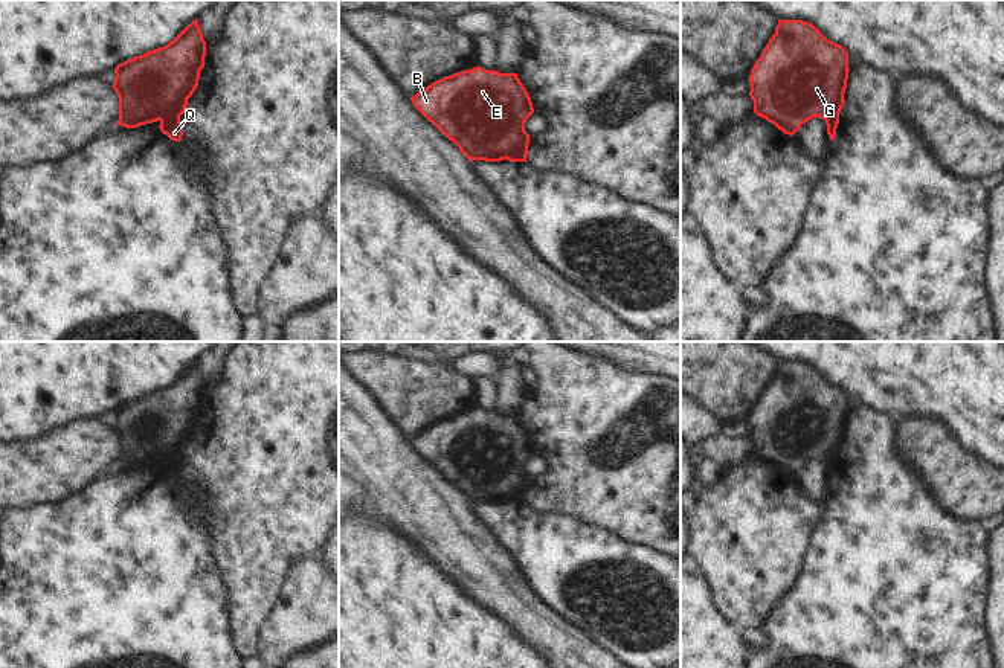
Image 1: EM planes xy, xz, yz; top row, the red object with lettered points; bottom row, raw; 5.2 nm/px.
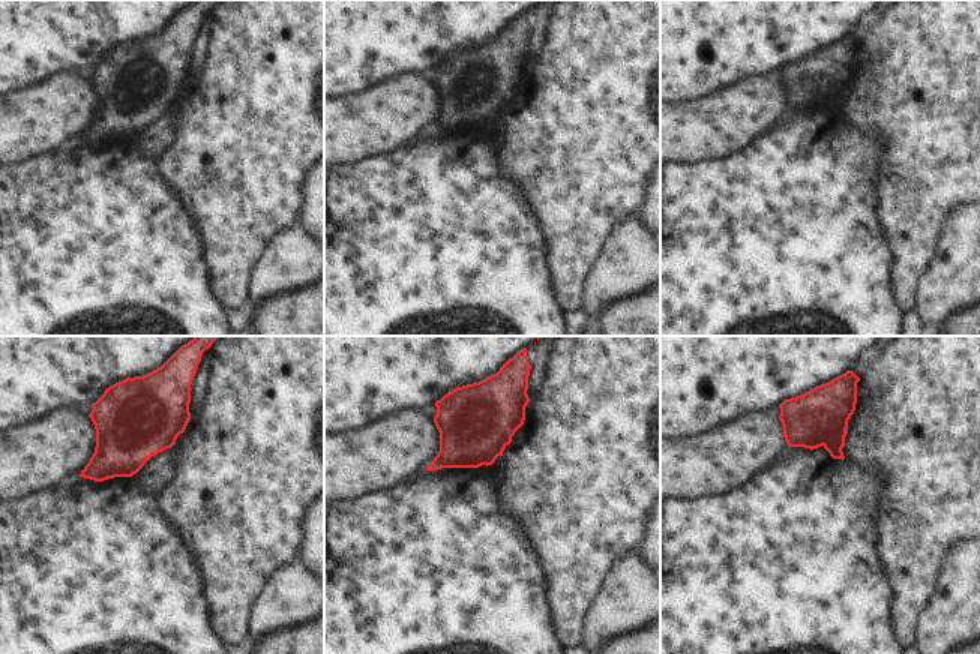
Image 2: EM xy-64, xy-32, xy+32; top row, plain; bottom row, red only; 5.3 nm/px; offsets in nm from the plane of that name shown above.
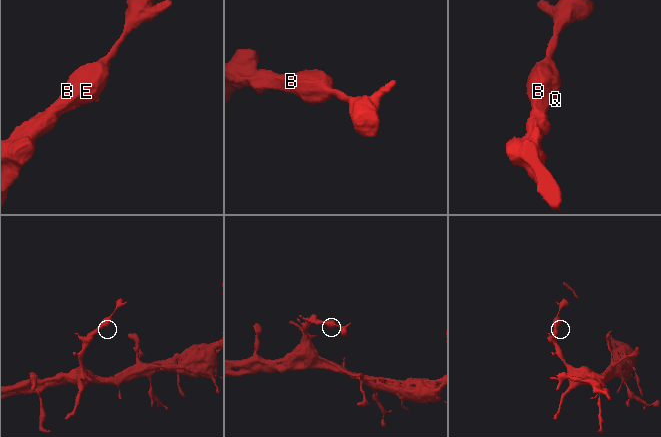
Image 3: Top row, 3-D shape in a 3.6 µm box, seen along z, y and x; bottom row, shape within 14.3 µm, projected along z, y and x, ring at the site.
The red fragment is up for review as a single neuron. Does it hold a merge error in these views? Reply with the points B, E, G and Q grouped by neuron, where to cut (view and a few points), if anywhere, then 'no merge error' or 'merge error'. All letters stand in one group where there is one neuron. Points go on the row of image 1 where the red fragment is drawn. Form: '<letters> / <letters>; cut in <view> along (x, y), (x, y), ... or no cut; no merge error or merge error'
B E G Q; no cut; no merge error

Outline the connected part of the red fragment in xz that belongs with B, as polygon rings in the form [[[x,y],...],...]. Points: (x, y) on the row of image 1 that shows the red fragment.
[[[473,67],[444,76],[410,98],[414,107],[468,159],[526,162],[526,119],[534,113],[531,98],[517,73]]]

